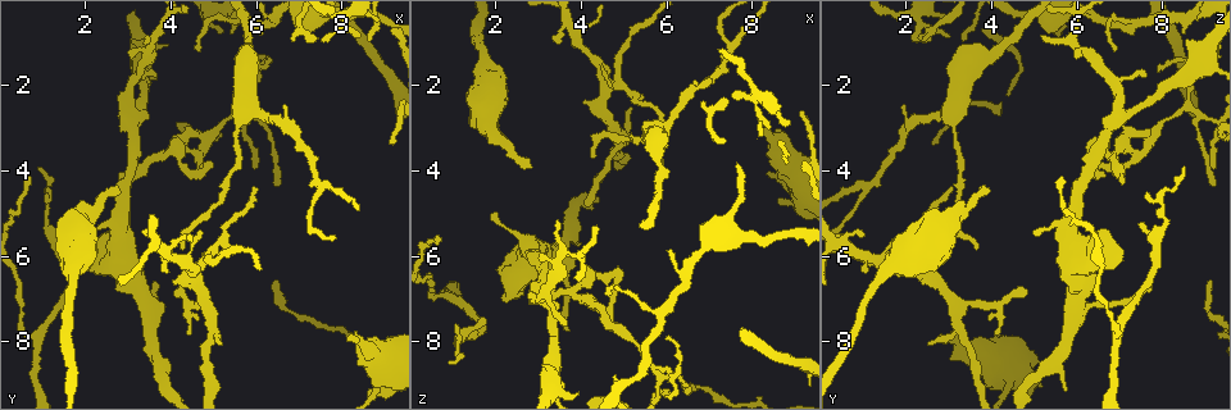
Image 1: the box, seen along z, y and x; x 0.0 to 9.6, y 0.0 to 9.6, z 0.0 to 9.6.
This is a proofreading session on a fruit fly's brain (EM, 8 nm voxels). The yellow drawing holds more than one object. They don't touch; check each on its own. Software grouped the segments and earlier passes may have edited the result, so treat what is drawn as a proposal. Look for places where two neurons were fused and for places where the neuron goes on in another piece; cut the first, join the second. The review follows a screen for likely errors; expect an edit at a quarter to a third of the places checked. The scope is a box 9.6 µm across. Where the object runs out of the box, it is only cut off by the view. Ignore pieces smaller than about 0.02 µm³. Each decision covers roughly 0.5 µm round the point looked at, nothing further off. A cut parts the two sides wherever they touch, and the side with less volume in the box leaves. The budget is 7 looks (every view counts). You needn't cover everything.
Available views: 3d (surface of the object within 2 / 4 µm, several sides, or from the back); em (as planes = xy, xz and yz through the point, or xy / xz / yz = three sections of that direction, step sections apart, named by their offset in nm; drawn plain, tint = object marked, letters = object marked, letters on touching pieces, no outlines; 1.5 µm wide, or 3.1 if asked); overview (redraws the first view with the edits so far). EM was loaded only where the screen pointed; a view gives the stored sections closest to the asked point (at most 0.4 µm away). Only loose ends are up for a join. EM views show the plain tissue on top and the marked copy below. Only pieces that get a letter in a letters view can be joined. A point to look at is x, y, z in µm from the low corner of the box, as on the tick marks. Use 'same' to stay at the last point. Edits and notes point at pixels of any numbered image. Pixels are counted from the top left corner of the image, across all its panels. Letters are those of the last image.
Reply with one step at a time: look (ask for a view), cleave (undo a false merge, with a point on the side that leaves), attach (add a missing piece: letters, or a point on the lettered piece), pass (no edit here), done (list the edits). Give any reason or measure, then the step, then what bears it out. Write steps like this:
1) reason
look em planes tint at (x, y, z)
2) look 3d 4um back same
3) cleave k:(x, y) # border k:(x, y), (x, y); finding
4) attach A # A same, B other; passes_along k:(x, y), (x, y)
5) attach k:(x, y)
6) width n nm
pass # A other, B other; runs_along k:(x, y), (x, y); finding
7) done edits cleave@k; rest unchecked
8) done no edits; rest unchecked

an open end
look 3d 4um at (2.85, 4.20, 7.10)

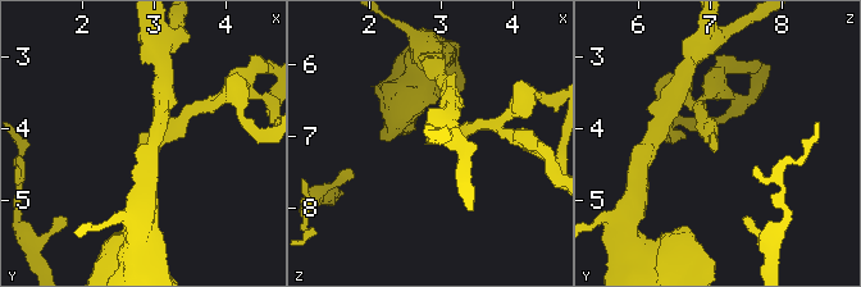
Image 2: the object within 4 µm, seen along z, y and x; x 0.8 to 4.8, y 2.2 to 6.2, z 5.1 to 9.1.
need the tissue
look em planes tint at (2.80, 4.20, 7.15)

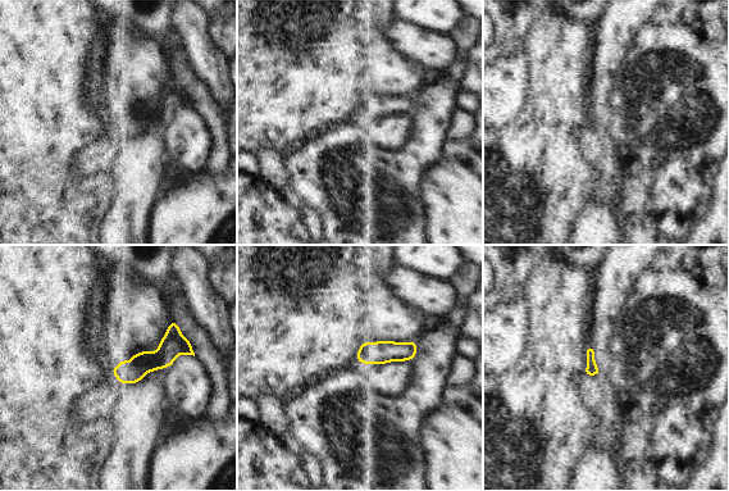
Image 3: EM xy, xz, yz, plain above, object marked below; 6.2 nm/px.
look em planes letters same

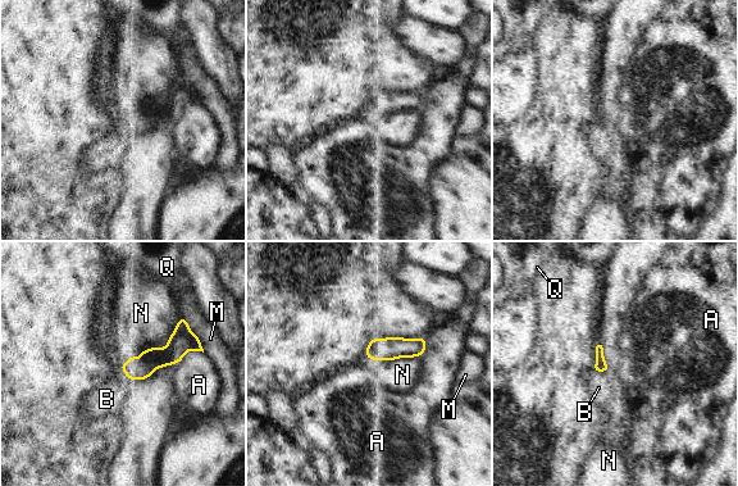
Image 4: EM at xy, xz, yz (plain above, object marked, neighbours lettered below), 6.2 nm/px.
attach B # A other, B same, M other, N other, Q other; passes_along 4:(601, 366), (600, 371), (598, 387); it goes on there

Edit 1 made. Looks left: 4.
branch stops here
look em planes letters at (2.90, 4.55, 3.95)

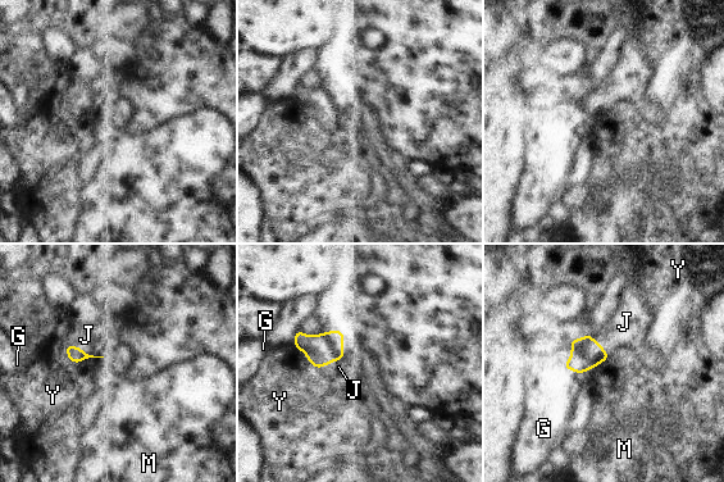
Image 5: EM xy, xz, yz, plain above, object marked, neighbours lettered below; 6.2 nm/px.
longest_contact Y 260 nm
attach J # G other, J same, M other, Y other; passes_along 5:(74, 354), (83, 351), (86, 335); it goes on there

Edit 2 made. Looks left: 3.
an open end
look 3d 2um back at (4.70, 1.25, 6.85)

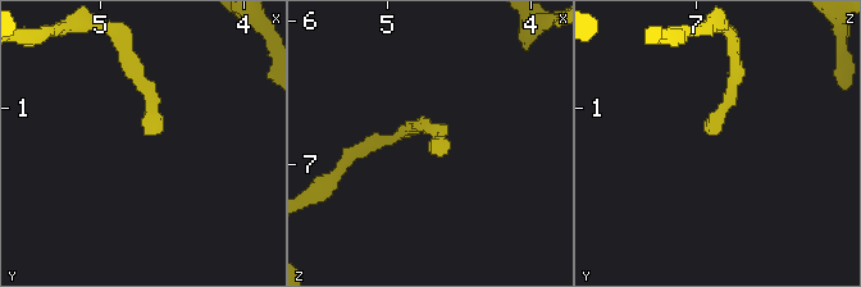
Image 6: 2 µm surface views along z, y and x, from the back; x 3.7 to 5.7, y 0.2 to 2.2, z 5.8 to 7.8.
look em xz step 8 letters at (4.68, 1.20, 6.86)

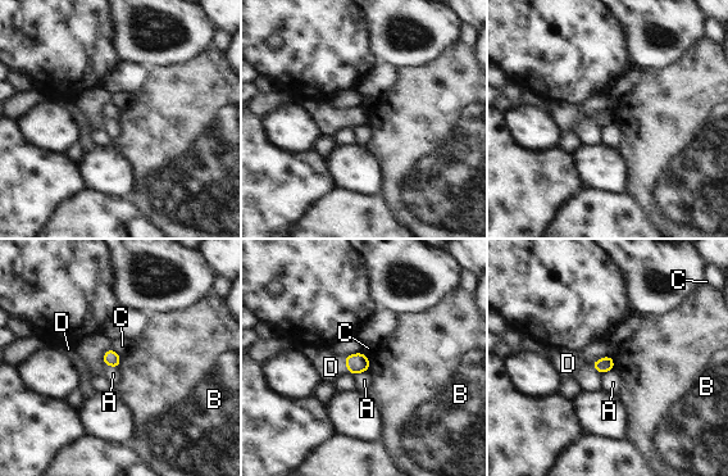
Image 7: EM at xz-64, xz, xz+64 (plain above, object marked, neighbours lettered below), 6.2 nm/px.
longest_contact D 100 nm
attach D # A other, B other, C other, D same; passes_along 7:(356, 363), (346, 366), (331, 367); it goes on there

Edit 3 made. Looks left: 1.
done edits attach@4, attach@5, attach@7; rest unchecked

